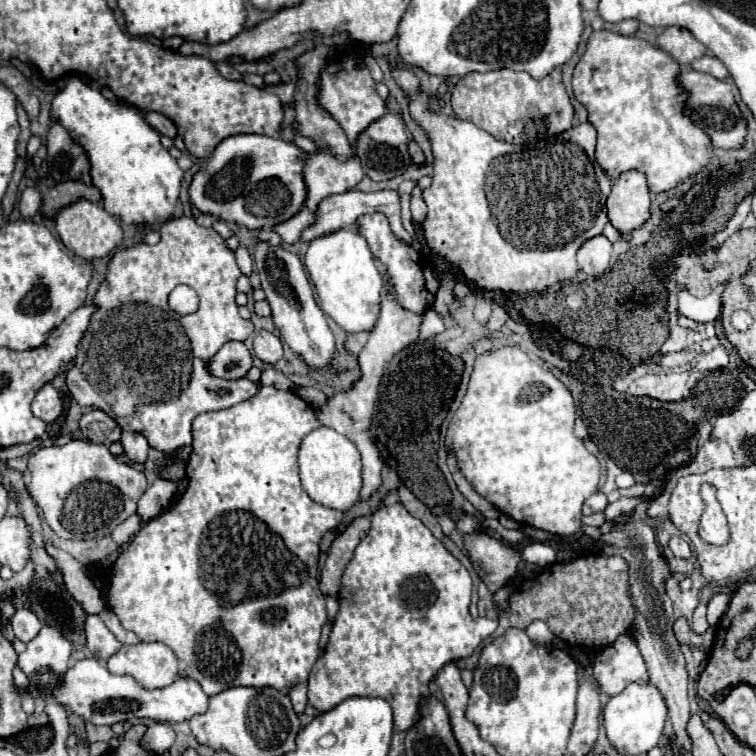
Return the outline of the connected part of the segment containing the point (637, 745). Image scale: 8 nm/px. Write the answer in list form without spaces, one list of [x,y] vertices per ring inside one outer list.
[[[631,683],[619,695],[609,699],[603,713],[603,725],[615,749],[627,755],[641,755],[659,743],[659,737],[663,735],[663,727],[667,721],[667,703],[653,683]]]

